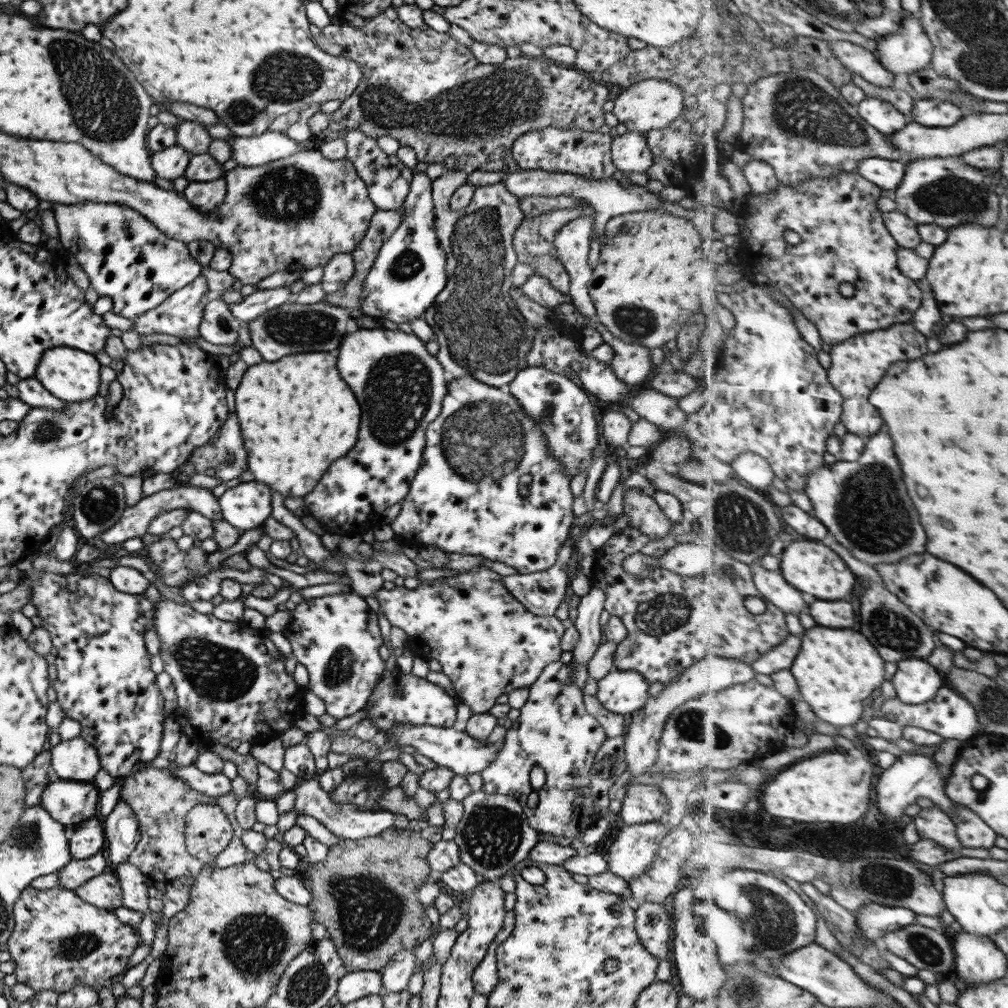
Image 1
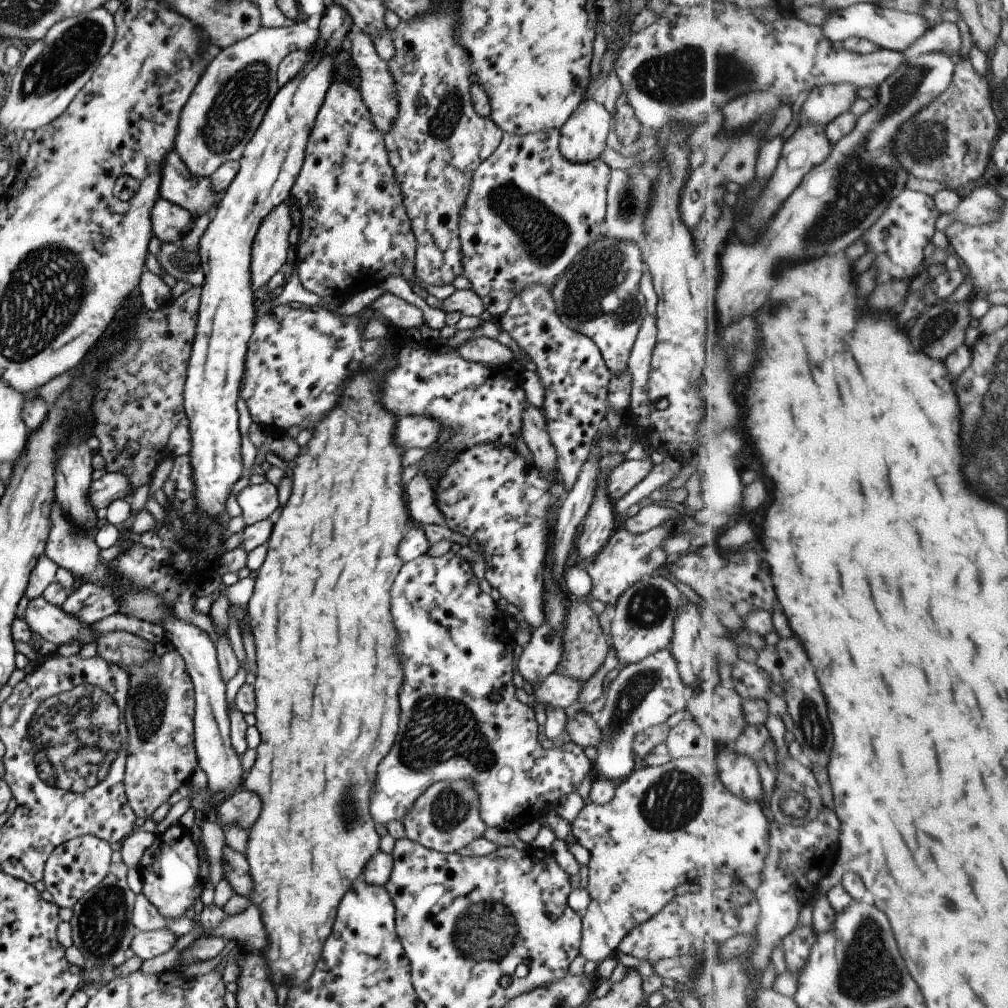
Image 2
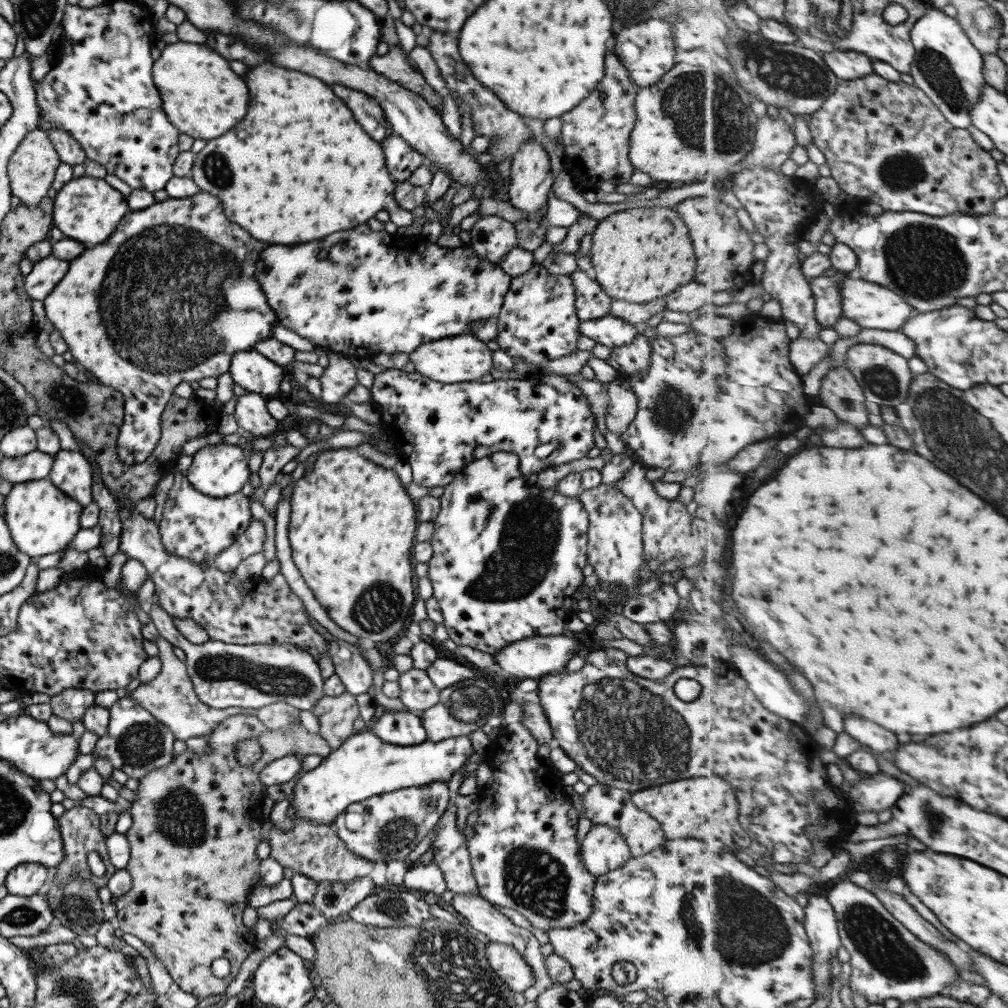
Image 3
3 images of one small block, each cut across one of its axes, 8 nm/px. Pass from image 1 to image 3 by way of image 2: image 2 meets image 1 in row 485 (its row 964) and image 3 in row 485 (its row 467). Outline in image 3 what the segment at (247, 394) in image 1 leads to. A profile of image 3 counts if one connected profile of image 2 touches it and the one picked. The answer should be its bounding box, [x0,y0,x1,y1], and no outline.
[287,448,418,642]

